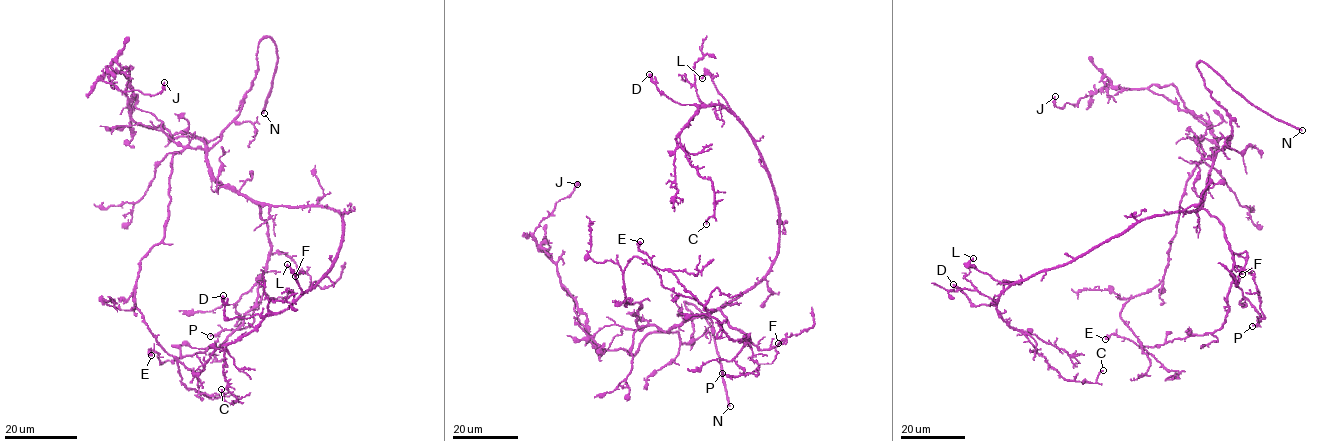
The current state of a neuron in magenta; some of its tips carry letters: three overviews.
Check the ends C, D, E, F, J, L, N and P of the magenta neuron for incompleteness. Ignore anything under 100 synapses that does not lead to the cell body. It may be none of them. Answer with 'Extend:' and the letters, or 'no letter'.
Extend: N

